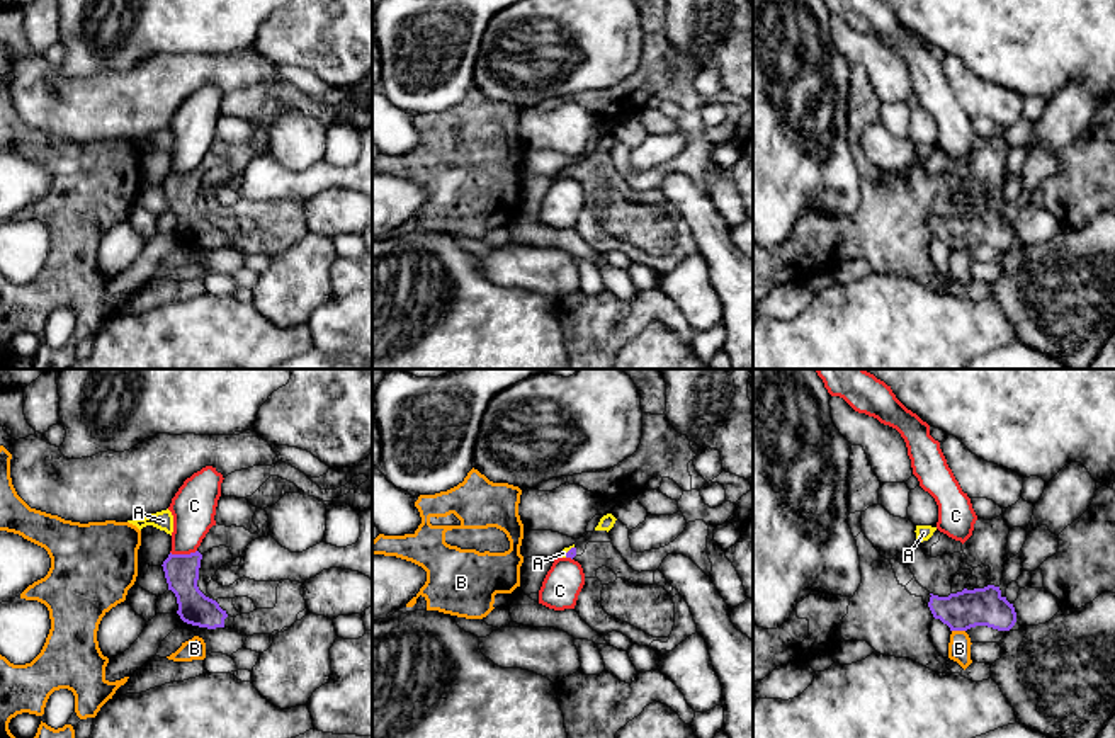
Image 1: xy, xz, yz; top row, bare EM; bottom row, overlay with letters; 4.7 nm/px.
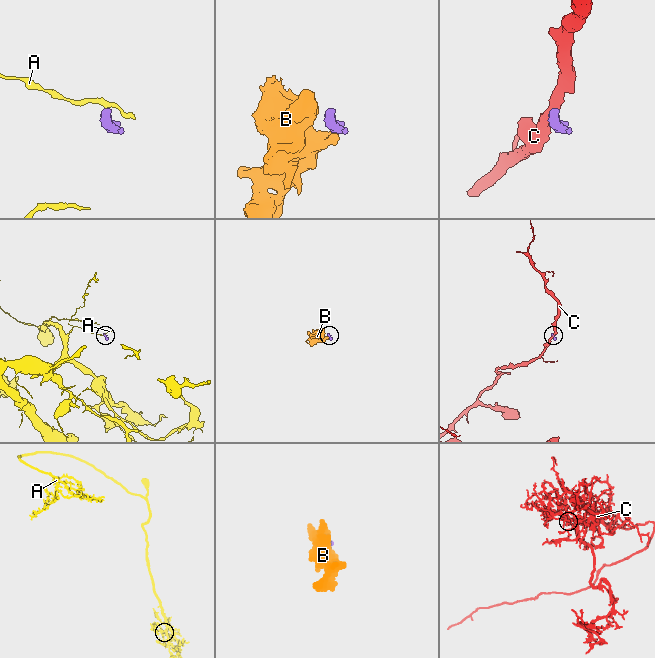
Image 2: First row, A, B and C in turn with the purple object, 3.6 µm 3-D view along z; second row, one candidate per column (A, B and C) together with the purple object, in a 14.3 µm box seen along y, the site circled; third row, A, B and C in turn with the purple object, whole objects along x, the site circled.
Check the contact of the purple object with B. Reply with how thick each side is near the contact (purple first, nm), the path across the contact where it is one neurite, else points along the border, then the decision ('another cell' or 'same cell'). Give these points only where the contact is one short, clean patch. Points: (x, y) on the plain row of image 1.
180/110 nm | along yz (952, 249), (964, 250) | another cell

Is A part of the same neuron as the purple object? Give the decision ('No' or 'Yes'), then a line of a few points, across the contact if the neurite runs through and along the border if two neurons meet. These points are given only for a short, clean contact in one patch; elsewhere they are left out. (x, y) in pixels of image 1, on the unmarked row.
No. Line: xz (573, 165), (565, 175)

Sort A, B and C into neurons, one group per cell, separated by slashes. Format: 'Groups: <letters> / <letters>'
Groups: A / B / C

